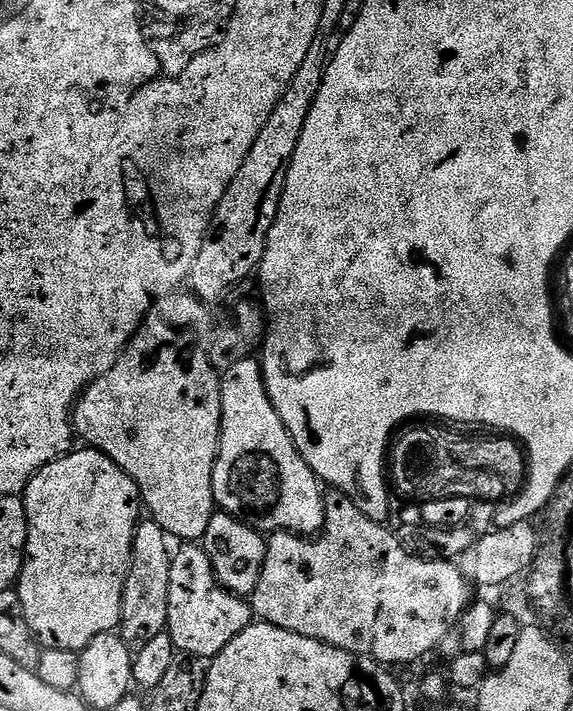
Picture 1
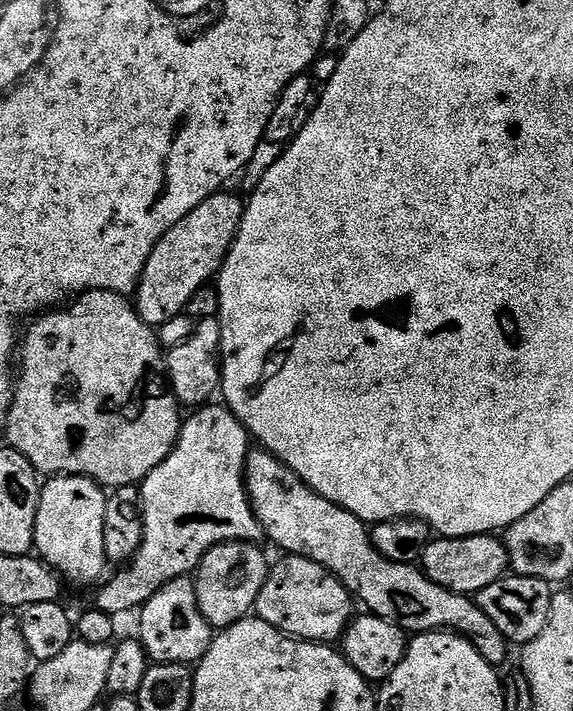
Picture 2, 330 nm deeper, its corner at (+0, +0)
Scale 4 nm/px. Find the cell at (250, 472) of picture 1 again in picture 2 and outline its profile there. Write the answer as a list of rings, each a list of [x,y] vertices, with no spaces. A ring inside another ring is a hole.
[[[249,451],[248,461],[244,464],[244,485],[248,487],[248,499],[252,502],[252,509],[258,518],[263,535],[269,536],[281,548],[281,553],[304,556],[307,560],[321,564],[337,580],[344,583],[345,588],[359,603],[361,600],[368,607],[365,609],[371,615],[386,618],[409,634],[445,630],[459,632],[461,636],[467,636],[472,641],[472,645],[480,651],[482,658],[486,658],[486,662],[497,666],[503,666],[507,662],[510,651],[507,638],[502,634],[502,630],[498,630],[498,626],[494,626],[494,622],[490,622],[490,617],[478,607],[472,596],[464,596],[460,592],[451,592],[438,586],[429,576],[424,575],[416,564],[393,564],[387,560],[372,544],[369,525],[350,514],[350,510],[319,496],[273,452]]]

